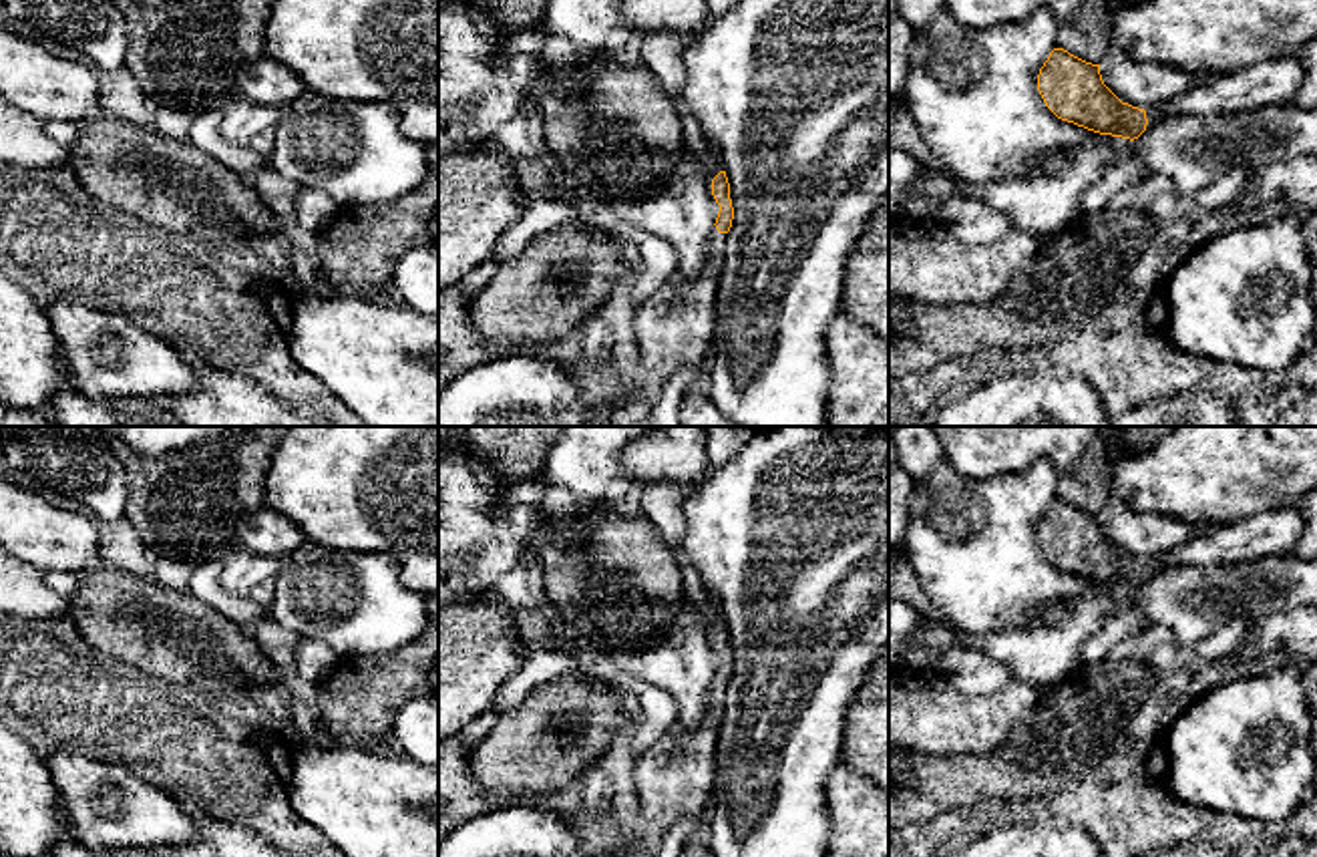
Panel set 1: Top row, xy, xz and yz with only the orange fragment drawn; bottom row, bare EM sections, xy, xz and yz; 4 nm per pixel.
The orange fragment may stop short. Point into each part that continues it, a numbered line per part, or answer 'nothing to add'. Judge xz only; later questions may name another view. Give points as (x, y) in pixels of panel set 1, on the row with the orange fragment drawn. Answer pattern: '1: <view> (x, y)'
1: xz (674, 326)

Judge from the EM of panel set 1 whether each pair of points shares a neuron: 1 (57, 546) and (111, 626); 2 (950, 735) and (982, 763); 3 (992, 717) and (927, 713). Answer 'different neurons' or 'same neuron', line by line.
1: different neurons
2: different neurons
3: same neuron

